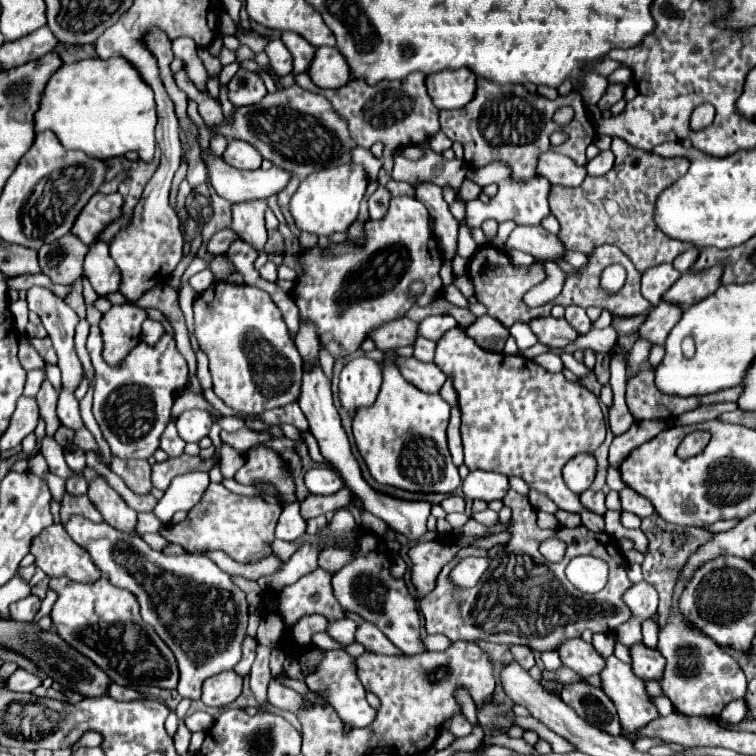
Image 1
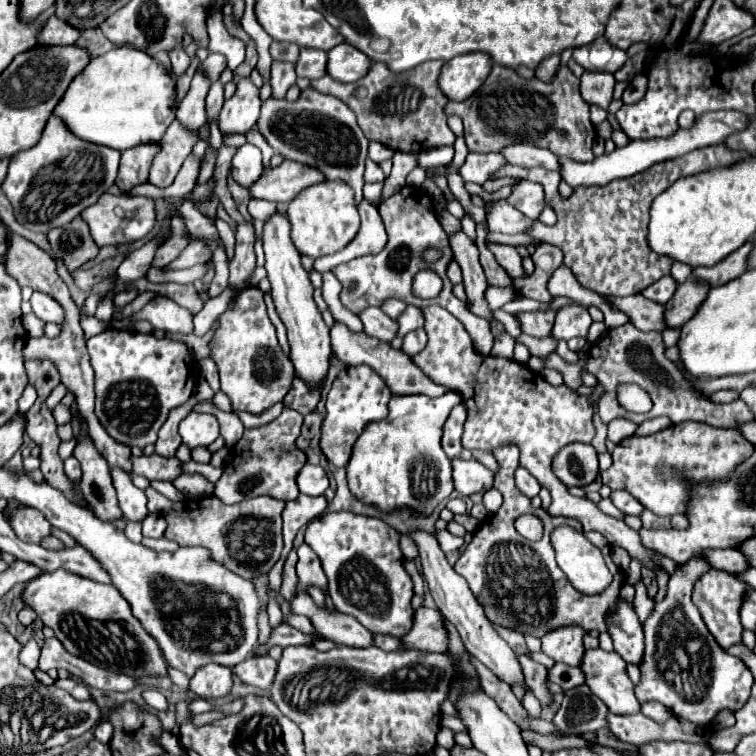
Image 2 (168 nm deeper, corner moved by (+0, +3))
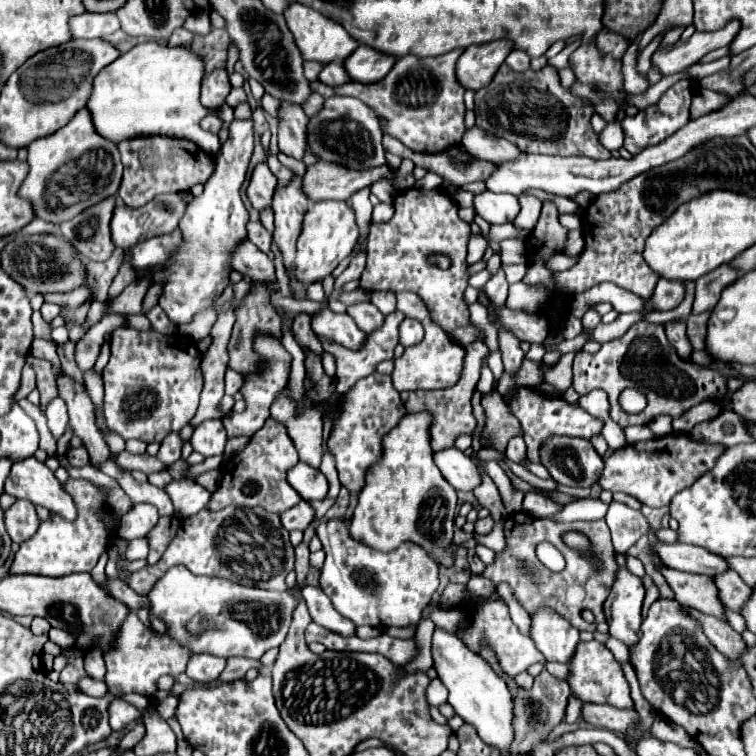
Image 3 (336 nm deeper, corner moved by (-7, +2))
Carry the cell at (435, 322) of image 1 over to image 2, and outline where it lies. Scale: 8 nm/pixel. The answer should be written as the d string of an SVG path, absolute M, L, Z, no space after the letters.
M407 306L405 312L399 316L399 338L403 338L407 332L415 330L415 328L423 328L425 326L425 318L423 318L423 312L415 306Z

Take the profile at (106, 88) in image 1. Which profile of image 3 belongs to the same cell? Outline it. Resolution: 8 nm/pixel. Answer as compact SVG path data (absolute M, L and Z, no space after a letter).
M144 41L120 55L114 63L94 79L88 109L96 131L118 143L140 135L186 137L206 153L216 155L222 147L216 133L204 131L200 119L208 109L200 103L200 81L204 77L204 61L190 47L168 47L156 41Z

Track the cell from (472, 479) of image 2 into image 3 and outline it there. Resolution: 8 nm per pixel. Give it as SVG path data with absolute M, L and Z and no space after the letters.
M456 447L434 453L434 463L442 471L442 477L456 491L474 491L480 485L480 473L476 463Z

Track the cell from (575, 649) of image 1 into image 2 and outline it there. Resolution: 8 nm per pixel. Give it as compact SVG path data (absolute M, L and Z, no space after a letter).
M563 626L541 638L543 652L551 656L555 662L563 662L569 666L583 664L583 636L587 632L579 626Z

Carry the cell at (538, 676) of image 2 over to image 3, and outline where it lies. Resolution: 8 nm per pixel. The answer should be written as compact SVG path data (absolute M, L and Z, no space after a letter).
M546 669L534 677L530 697L518 697L520 705L514 705L514 753L532 753L534 745L546 741L554 727L564 721L566 701L570 697L570 687L564 679L552 677Z

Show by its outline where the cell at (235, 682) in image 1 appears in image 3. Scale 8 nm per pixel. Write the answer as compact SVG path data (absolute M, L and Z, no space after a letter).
M194 653L190 655L186 675L196 683L212 683L218 679L224 667L226 667L224 657L214 657L210 653Z

